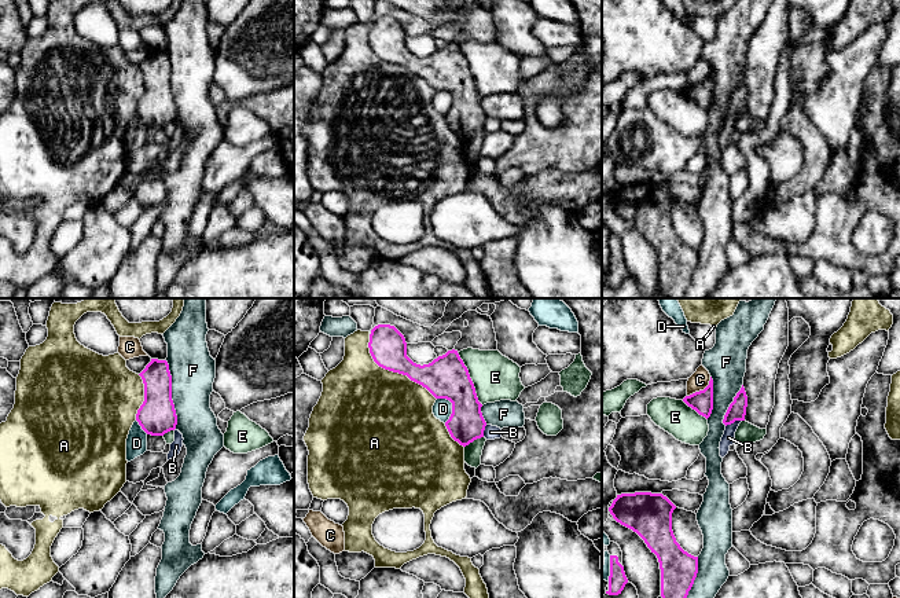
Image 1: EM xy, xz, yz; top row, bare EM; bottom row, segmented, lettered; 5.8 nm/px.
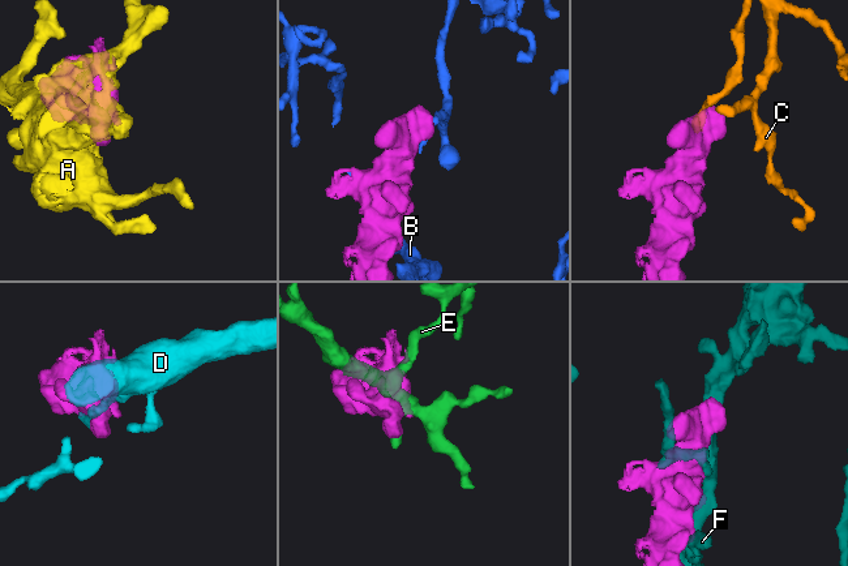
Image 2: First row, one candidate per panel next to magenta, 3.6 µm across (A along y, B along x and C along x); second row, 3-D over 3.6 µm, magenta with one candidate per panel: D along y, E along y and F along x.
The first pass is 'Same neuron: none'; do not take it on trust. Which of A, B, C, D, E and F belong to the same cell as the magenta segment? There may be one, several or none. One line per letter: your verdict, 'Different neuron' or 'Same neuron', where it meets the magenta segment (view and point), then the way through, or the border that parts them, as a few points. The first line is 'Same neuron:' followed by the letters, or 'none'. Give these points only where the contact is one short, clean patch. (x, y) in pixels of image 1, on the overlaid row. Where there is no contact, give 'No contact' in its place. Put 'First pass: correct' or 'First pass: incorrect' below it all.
Same neuron: none
A: Different neuron. Touches magenta at xz (392, 370)
B: Different neuron. Touches magenta at yz (733, 422). Boundary: yz (741, 419), (726, 426)
C: Different neuron. Touches magenta at yz (701, 391). Boundary: yz (711, 377), (702, 389), (687, 396)
D: Different neuron. Touches magenta at xz (452, 406)
E: Different neuron. Touches magenta at xz (470, 378)
F: Different neuron. Touches magenta at xy (171, 395)
First pass: correct

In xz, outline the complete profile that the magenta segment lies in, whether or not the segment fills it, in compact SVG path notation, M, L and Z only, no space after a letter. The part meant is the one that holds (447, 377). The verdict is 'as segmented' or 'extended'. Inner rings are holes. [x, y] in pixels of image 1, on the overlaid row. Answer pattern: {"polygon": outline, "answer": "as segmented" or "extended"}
{"polygon": "M378 324L371 330L368 348L379 367L407 375L436 399L452 403L445 426L455 441L466 447L484 437L486 422L481 412L482 404L458 351L448 351L429 364L416 364L407 356L404 335L390 324Z", "answer": "as segmented"}

